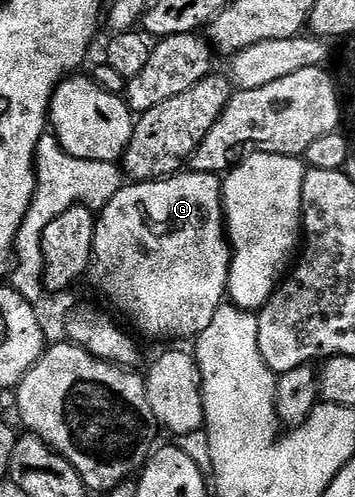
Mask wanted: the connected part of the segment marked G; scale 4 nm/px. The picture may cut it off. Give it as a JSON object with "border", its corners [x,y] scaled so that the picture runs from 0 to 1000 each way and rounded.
{"border":[[[513,342],[493,354],[470,354],[459,362],[400,362],[355,368],[301,406],[296,419],[282,421],[273,435],[273,461],[262,489],[262,517],[256,547],[273,553],[273,571],[296,586],[296,596],[400,668],[408,676],[434,676],[442,684],[521,684],[566,674],[583,656],[594,656],[594,640],[606,640],[606,624],[637,602],[645,584],[645,527],[651,501],[639,481],[639,427],[628,416],[628,362],[620,352],[594,346],[549,346]]]}

